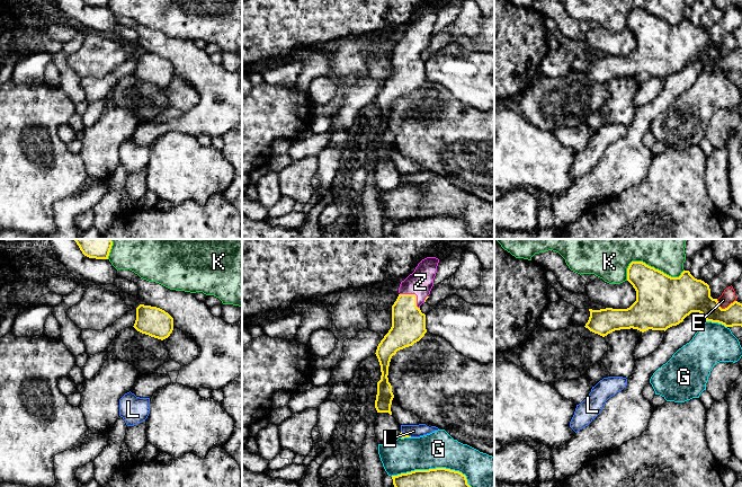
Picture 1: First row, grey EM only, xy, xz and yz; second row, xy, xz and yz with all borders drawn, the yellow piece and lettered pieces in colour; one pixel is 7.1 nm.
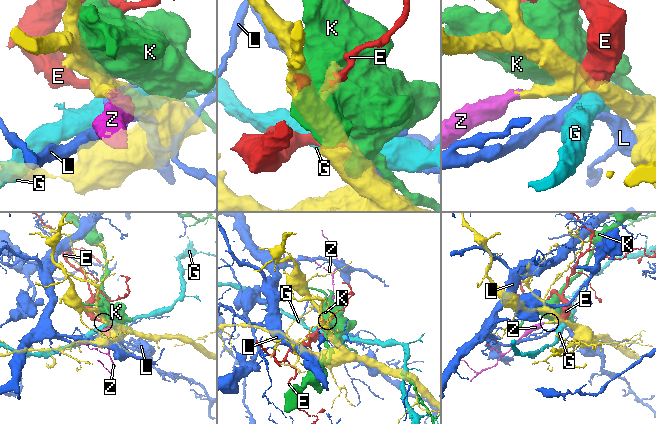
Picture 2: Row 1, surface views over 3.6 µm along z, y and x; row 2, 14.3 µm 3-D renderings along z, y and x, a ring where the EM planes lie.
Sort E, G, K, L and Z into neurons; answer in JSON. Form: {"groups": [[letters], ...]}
{"groups": [["E"], ["G"], ["K"], ["L"], ["Z"]]}

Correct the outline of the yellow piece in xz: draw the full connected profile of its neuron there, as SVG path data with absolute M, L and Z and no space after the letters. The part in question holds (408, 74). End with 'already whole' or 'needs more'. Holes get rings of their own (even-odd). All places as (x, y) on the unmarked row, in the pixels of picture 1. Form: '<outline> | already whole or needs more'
M436 5L422 7L414 19L400 32L400 42L392 53L392 74L375 100L382 119L375 148L377 160L392 162L391 152L394 142L387 125L392 104L397 98L419 89L427 80L426 62L421 60L420 53L429 45L438 10L439 7Z | needs more

